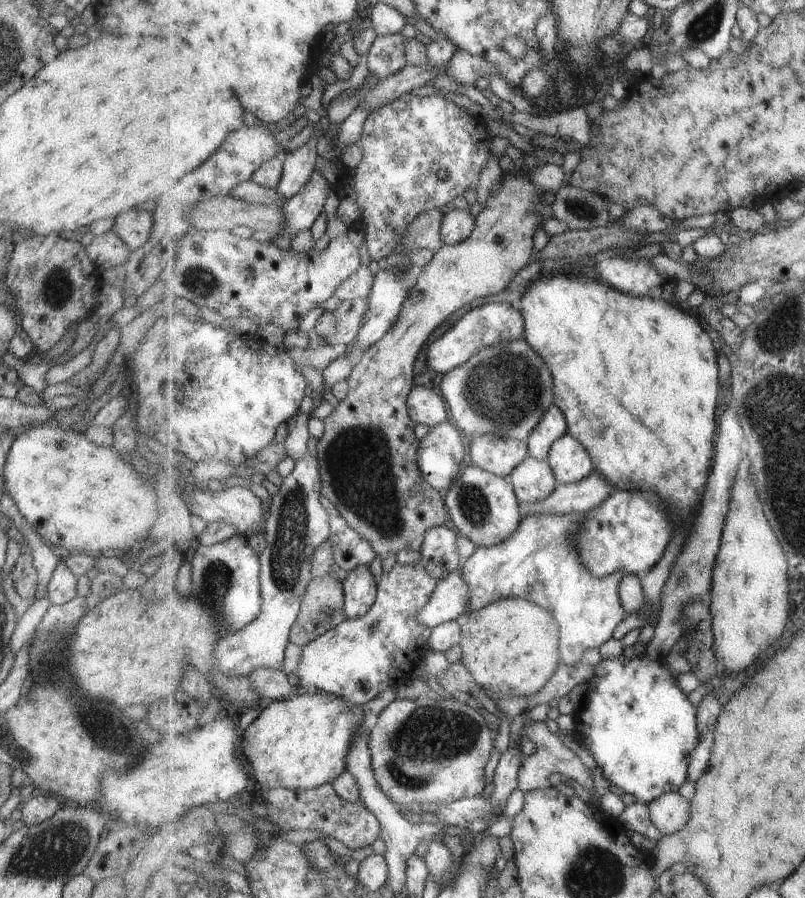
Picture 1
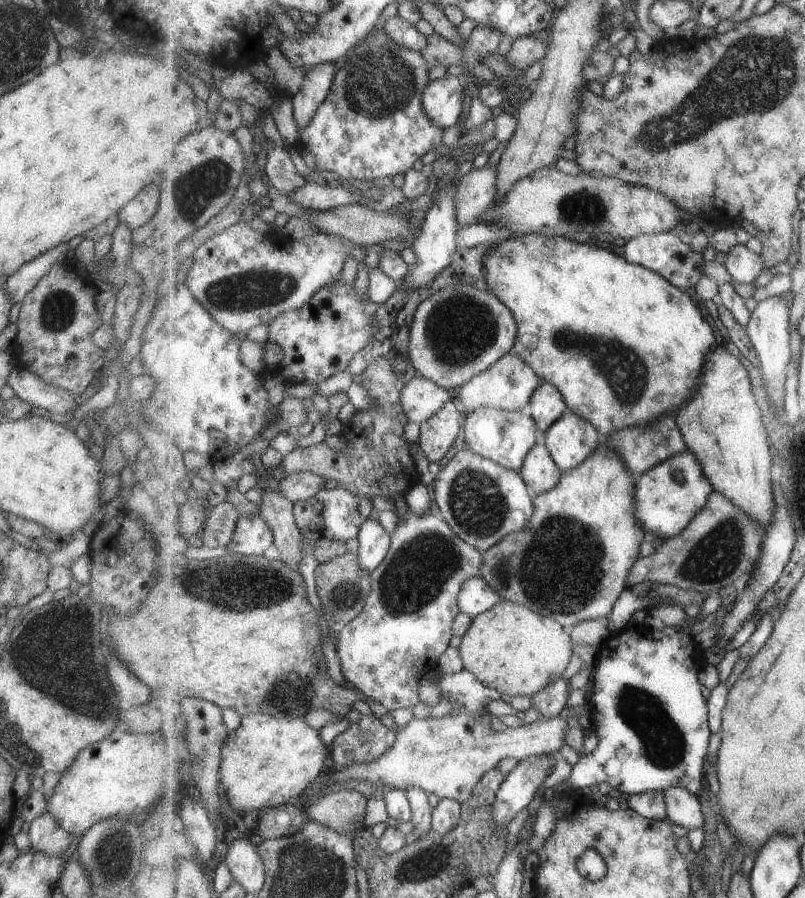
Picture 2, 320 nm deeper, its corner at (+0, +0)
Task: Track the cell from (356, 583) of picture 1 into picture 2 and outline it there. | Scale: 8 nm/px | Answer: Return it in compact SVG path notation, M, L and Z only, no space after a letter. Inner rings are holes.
M367 519L361 525L358 536L360 563L371 572L387 556L392 543L392 534L383 528L379 519Z

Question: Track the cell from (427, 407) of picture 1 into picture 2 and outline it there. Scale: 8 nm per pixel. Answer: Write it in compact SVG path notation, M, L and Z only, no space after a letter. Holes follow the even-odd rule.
M411 373L401 386L401 404L411 422L421 424L437 414L454 392L430 378Z

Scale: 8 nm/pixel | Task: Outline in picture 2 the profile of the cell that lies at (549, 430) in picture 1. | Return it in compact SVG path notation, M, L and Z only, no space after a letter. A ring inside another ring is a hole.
M547 381L537 387L528 407L529 414L536 420L541 437L552 424L563 416L567 409L568 406L560 388Z

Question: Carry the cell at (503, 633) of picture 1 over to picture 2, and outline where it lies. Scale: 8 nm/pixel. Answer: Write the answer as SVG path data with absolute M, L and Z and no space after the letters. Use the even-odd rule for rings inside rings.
M503 600L491 610L474 617L471 628L462 637L459 655L465 669L476 674L487 686L501 691L502 695L532 697L563 676L575 650L573 635L567 634L560 622L533 612L527 605Z

